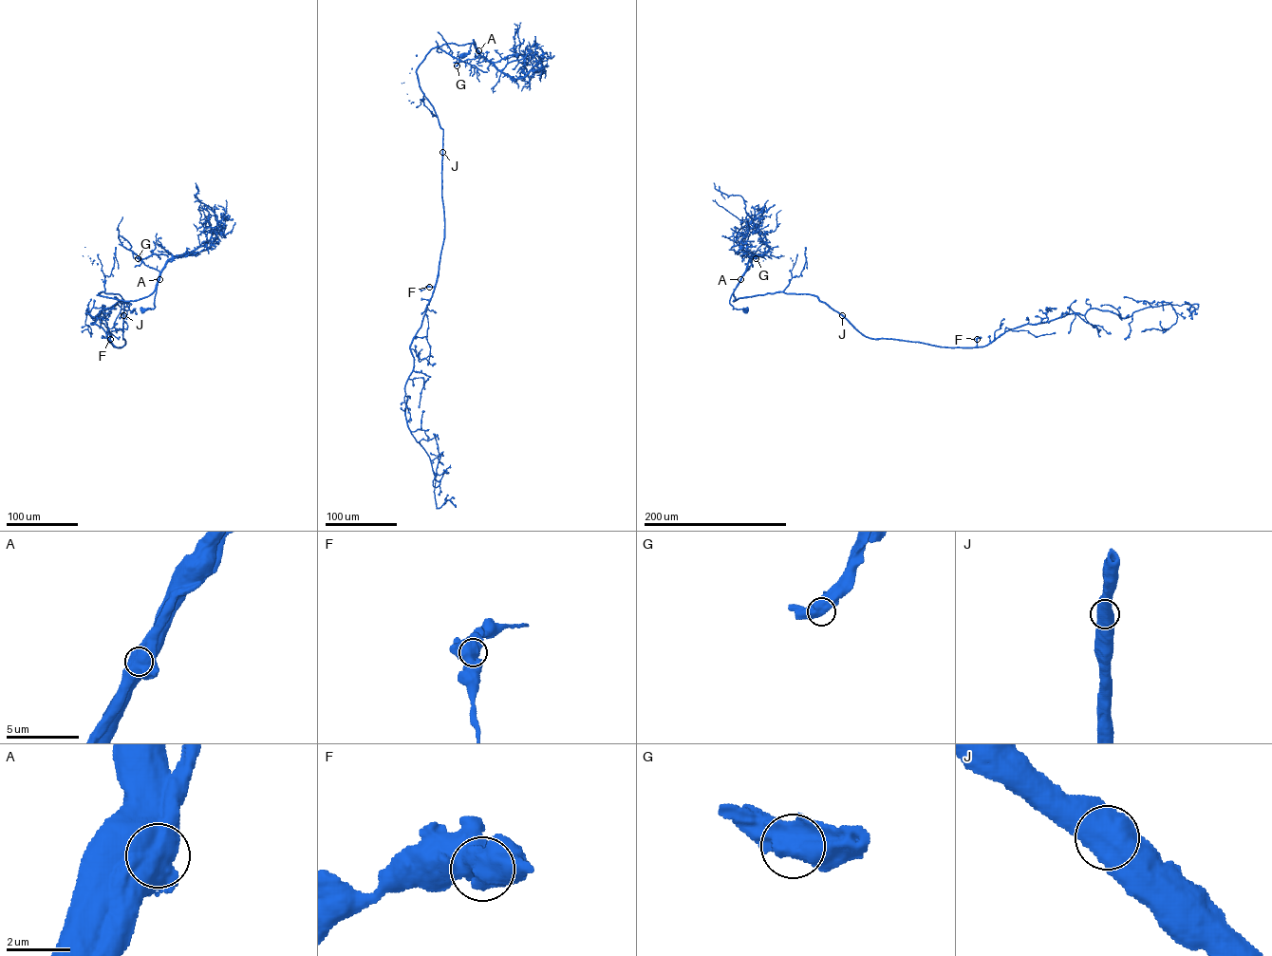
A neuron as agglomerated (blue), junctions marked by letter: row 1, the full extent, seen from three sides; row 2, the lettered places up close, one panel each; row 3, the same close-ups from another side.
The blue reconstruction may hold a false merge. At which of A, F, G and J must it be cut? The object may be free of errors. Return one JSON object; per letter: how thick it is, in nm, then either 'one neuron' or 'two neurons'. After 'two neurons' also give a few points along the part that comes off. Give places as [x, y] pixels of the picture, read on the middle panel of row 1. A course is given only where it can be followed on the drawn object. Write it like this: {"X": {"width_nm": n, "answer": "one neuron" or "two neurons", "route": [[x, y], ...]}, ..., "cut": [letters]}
{"A": {"width_nm": 800, "answer": "two neurons", "route": [[478, 50], [476, 58], [462, 61], [438, 46], [437, 51], [441, 52]]}, "F": {"width_nm": 700, "answer": "one neuron"}, "G": {"width_nm": 700, "answer": "one neuron"}, "J": {"width_nm": 850, "answer": "one neuron"}, "cut": ["A"]}

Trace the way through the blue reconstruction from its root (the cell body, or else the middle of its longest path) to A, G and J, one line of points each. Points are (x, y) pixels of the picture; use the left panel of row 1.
A: (142, 310), (155, 307), (159, 279)
G: (142, 310), (155, 307), (159, 271), (138, 258)
J: (142, 310), (155, 307), (156, 289), (134, 301), (97, 295), (119, 294), (124, 301), (123, 315)

